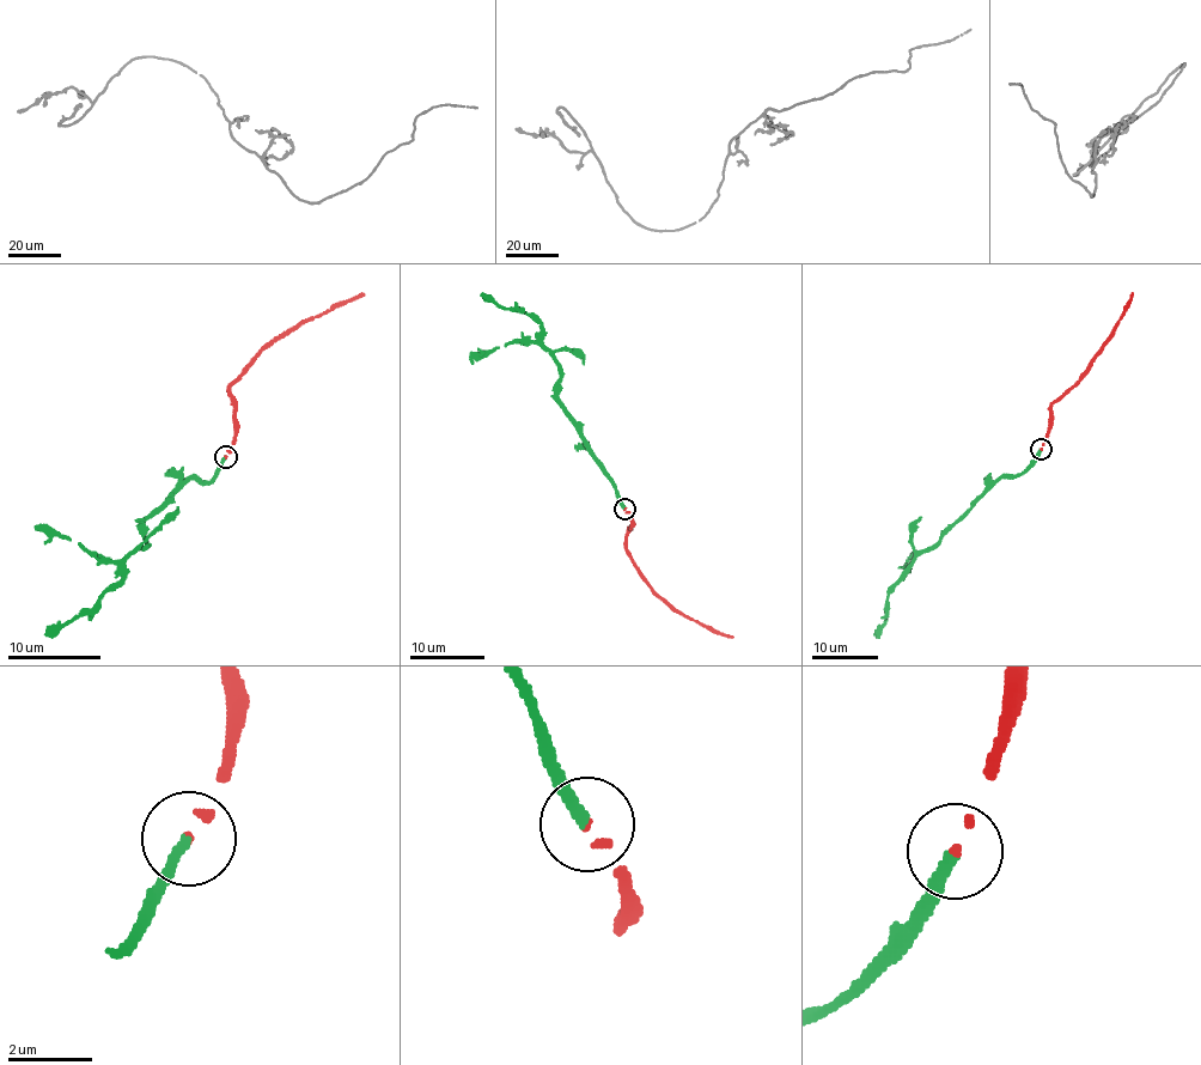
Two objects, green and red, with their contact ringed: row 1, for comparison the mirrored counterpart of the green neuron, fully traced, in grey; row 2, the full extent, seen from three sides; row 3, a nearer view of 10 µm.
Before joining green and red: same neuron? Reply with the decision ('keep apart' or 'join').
join

